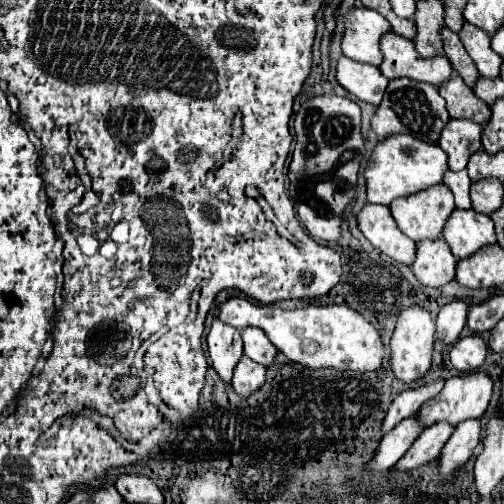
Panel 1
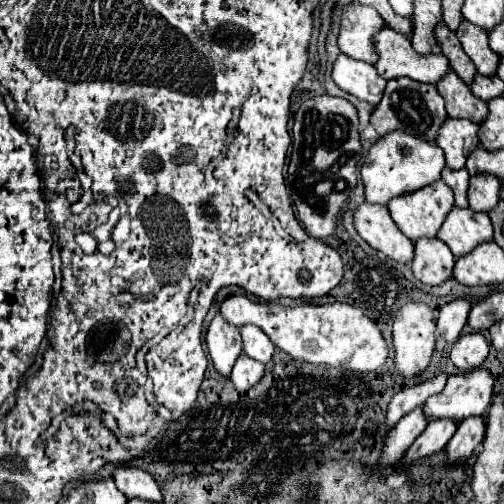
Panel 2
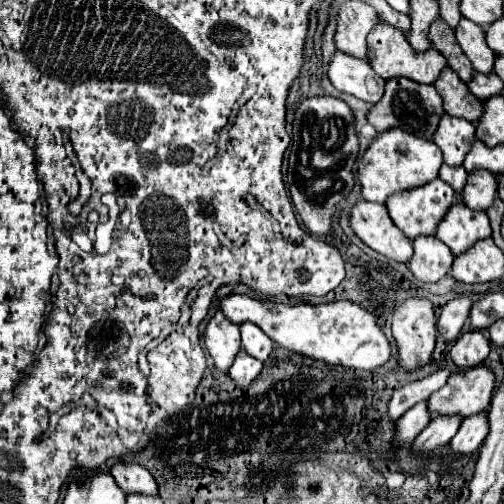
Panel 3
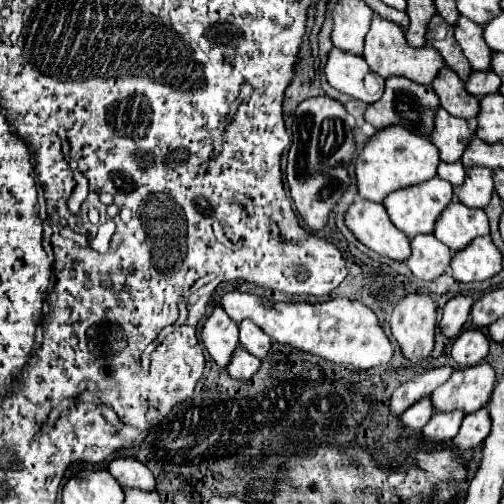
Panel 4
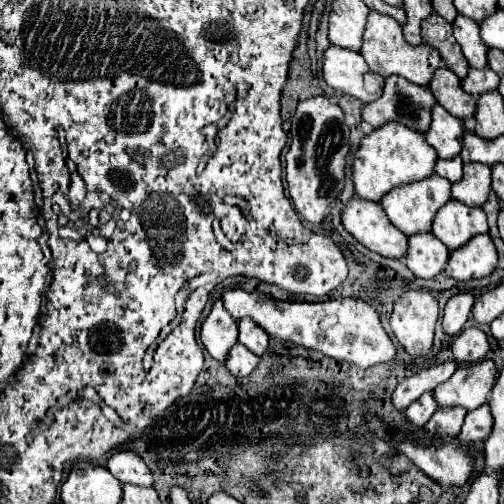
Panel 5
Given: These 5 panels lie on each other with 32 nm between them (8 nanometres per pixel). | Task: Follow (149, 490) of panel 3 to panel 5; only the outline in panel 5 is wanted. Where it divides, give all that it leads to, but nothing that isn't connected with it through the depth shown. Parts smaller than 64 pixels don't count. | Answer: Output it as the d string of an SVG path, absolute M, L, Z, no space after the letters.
M116 452L114 456L110 456L108 470L120 480L120 484L136 484L144 488L154 486L152 472L134 452Z

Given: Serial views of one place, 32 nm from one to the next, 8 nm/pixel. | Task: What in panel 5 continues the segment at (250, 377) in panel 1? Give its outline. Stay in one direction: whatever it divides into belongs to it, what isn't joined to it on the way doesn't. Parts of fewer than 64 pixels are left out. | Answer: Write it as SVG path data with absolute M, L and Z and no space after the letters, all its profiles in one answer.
M236 344L236 346L232 348L232 352L228 354L226 368L230 370L230 374L232 374L234 378L248 378L248 376L254 372L254 368L256 368L258 362L260 362L258 356L254 356L254 354L252 354L248 348L244 348L242 344Z

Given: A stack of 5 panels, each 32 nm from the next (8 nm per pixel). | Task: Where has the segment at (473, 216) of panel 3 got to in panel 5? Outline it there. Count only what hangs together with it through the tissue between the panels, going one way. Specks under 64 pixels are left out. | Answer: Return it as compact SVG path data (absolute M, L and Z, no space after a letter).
M450 200L434 218L432 234L450 250L462 248L472 236L486 234L488 222L482 208L468 208L458 200Z

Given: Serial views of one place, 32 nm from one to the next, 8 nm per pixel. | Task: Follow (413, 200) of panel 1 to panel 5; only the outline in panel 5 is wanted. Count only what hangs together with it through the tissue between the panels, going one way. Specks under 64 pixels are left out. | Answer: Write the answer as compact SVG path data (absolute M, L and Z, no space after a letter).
M434 174L428 180L420 180L420 182L412 182L412 184L404 184L404 186L394 188L392 192L388 192L380 200L380 204L382 204L384 212L388 214L390 222L400 232L404 232L406 236L414 236L414 234L420 234L420 232L432 232L432 220L434 220L436 212L444 204L448 204L448 200L452 200L450 188L452 188L452 184L448 180Z

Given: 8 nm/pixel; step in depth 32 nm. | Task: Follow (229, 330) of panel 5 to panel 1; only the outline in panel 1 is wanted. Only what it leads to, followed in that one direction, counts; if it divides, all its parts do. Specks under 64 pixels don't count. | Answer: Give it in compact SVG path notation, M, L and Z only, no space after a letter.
M218 318L212 322L208 334L208 354L212 358L212 366L218 376L230 384L232 372L242 358L242 334L240 330L222 324Z

